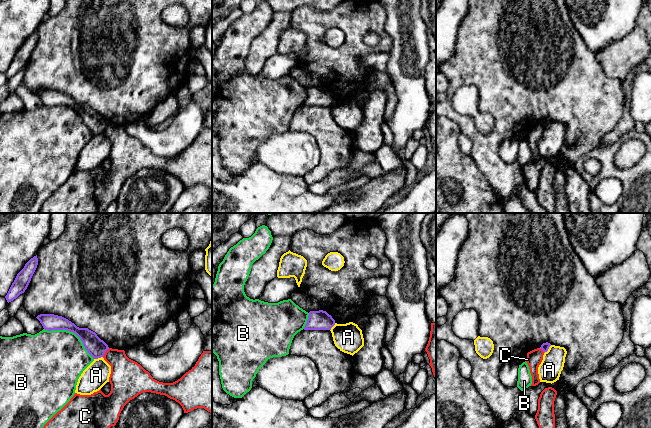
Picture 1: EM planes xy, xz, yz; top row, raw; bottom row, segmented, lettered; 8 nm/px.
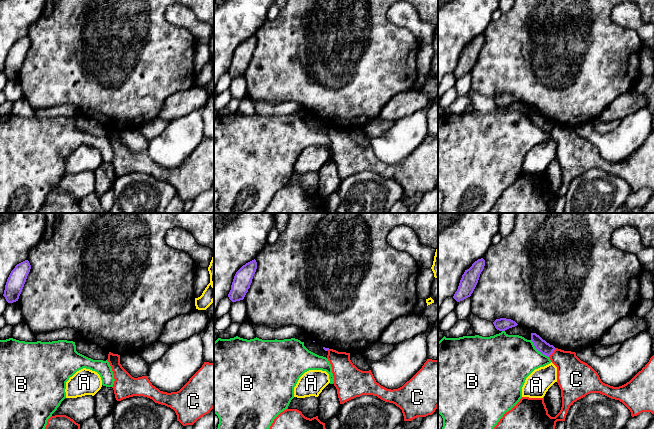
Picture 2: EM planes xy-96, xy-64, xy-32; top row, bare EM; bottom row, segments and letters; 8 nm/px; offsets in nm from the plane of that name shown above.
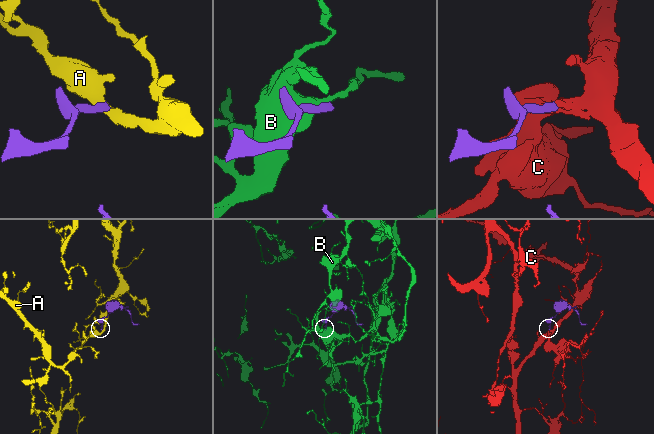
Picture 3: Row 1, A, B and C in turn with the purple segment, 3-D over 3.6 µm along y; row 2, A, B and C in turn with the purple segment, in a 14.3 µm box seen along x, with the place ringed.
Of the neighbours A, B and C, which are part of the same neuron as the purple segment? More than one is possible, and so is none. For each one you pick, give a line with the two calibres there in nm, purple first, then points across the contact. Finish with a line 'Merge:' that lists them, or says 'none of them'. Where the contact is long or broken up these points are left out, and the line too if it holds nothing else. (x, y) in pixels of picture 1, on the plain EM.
Merge: none of them

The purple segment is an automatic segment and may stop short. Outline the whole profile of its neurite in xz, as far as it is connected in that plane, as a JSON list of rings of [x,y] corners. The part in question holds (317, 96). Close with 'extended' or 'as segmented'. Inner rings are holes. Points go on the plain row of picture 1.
[[[310,87],[304,106],[331,106],[335,96],[326,87]]] | as segmented

